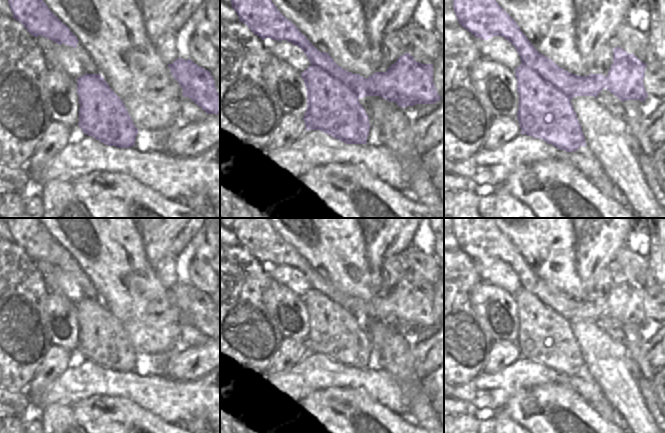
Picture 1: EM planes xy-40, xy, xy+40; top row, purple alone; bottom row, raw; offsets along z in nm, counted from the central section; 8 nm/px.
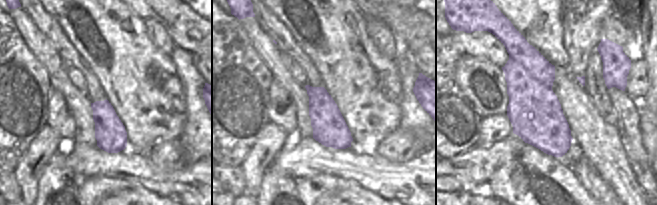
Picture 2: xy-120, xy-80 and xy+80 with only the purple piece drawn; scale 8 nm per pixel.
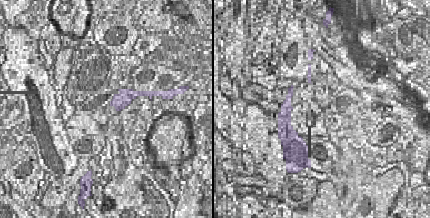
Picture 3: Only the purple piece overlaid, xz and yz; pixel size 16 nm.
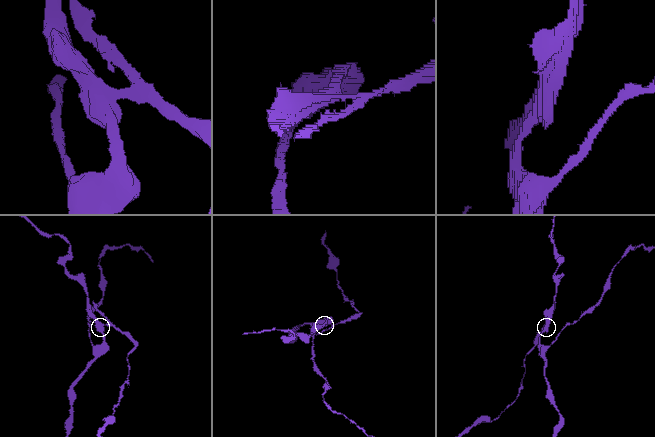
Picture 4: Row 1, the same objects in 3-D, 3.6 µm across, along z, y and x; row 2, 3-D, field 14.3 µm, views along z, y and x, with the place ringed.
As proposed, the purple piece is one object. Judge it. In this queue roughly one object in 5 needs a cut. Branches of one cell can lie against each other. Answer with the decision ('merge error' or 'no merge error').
merge error

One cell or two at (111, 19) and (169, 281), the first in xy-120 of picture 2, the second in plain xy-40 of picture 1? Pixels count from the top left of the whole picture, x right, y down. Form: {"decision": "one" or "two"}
{"decision": "two"}

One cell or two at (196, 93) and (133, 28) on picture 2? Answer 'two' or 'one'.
two

